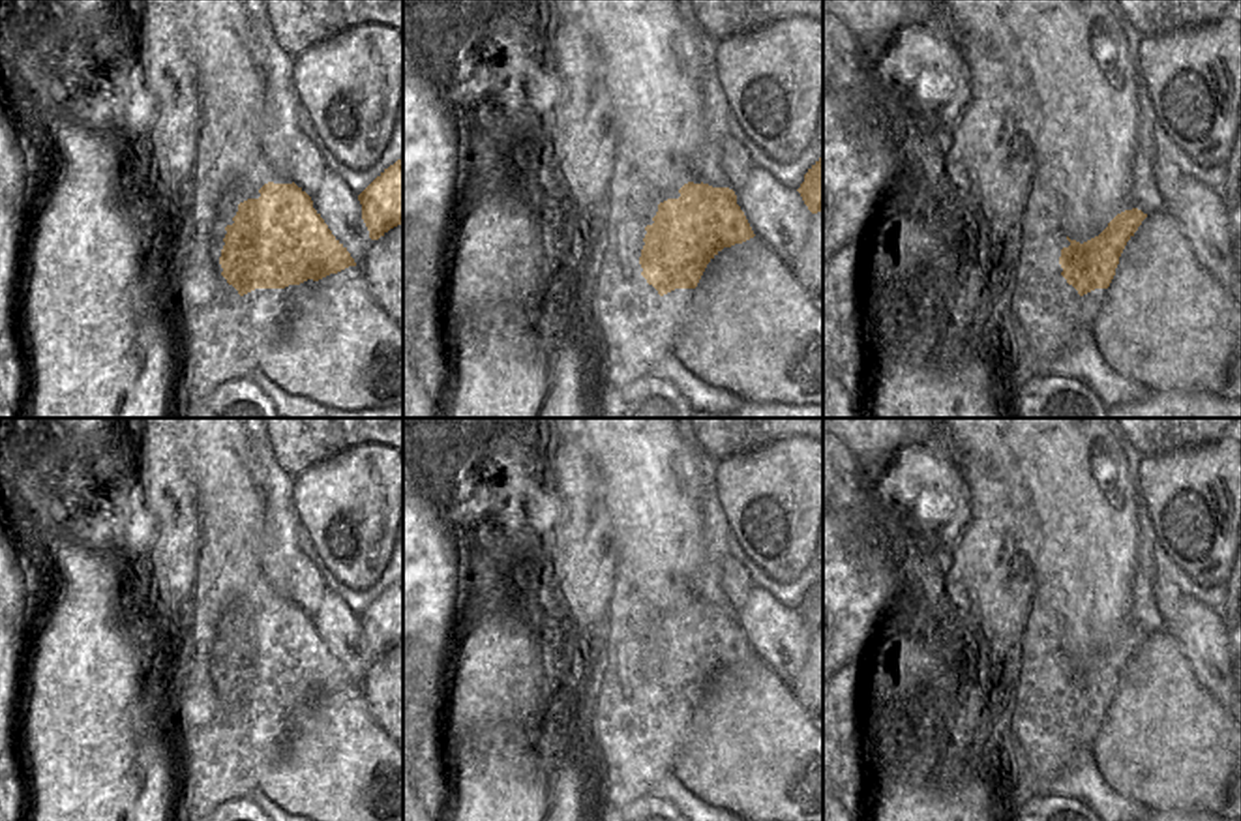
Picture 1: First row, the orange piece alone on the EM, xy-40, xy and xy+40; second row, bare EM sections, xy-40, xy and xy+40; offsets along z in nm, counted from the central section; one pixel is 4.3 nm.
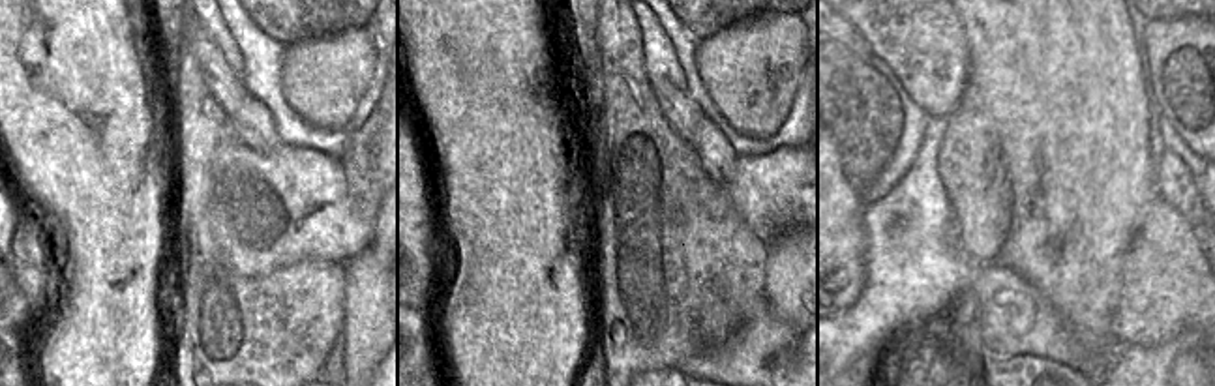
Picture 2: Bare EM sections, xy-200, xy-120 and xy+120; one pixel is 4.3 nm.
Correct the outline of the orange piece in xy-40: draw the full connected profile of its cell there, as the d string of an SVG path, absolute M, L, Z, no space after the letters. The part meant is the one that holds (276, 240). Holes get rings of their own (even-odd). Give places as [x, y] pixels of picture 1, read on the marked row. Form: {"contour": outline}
{"contour": "M268 182L259 193L238 204L219 257L221 276L240 296L319 281L356 266L302 187Z"}

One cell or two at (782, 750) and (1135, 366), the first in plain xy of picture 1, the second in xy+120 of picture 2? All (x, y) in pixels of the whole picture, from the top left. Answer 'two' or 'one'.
two

